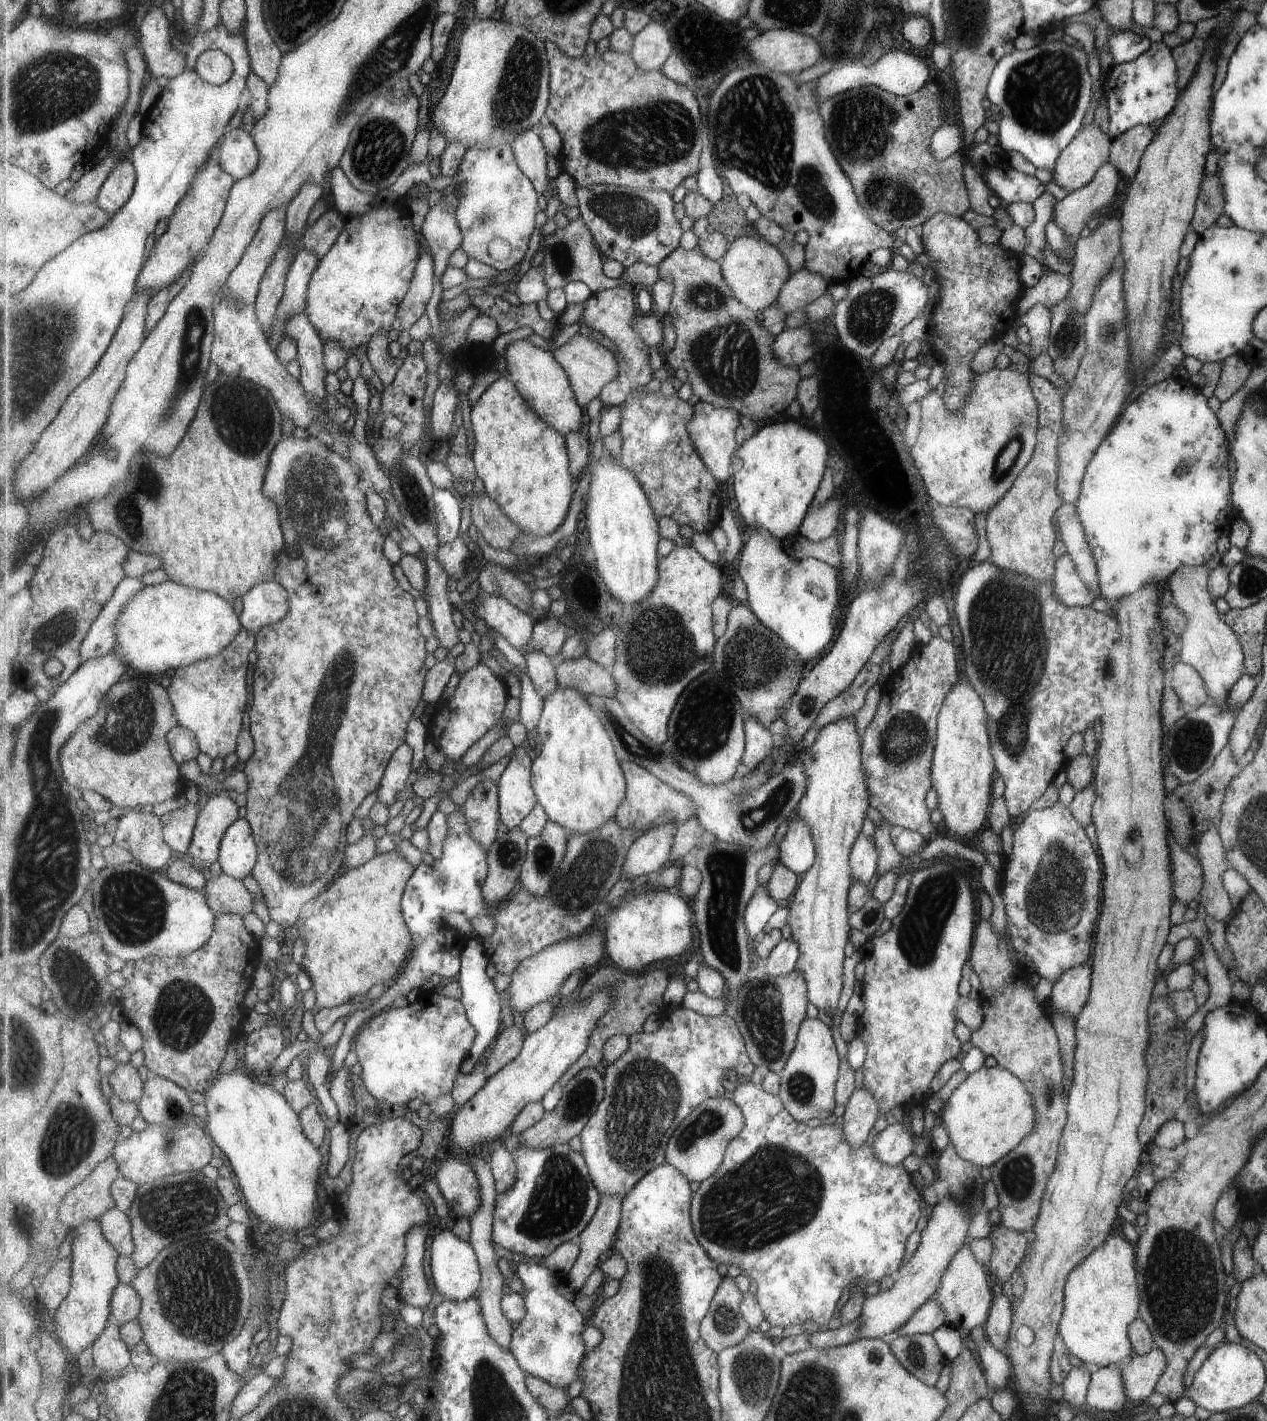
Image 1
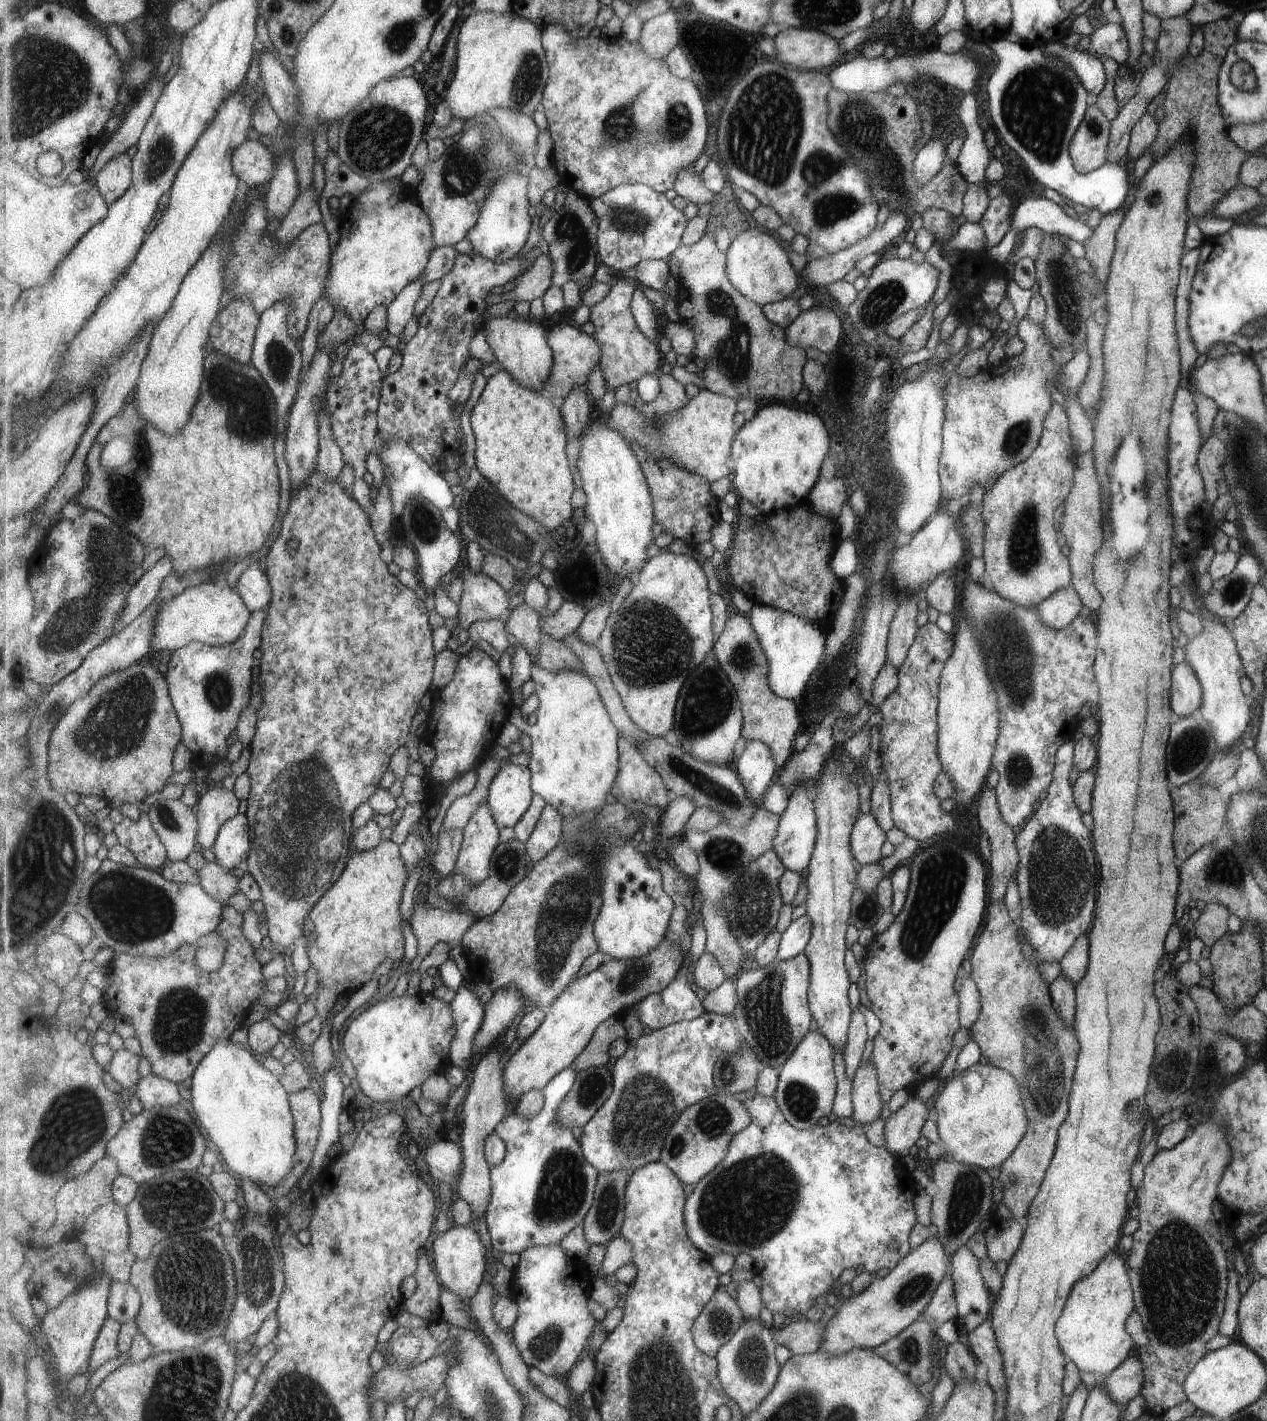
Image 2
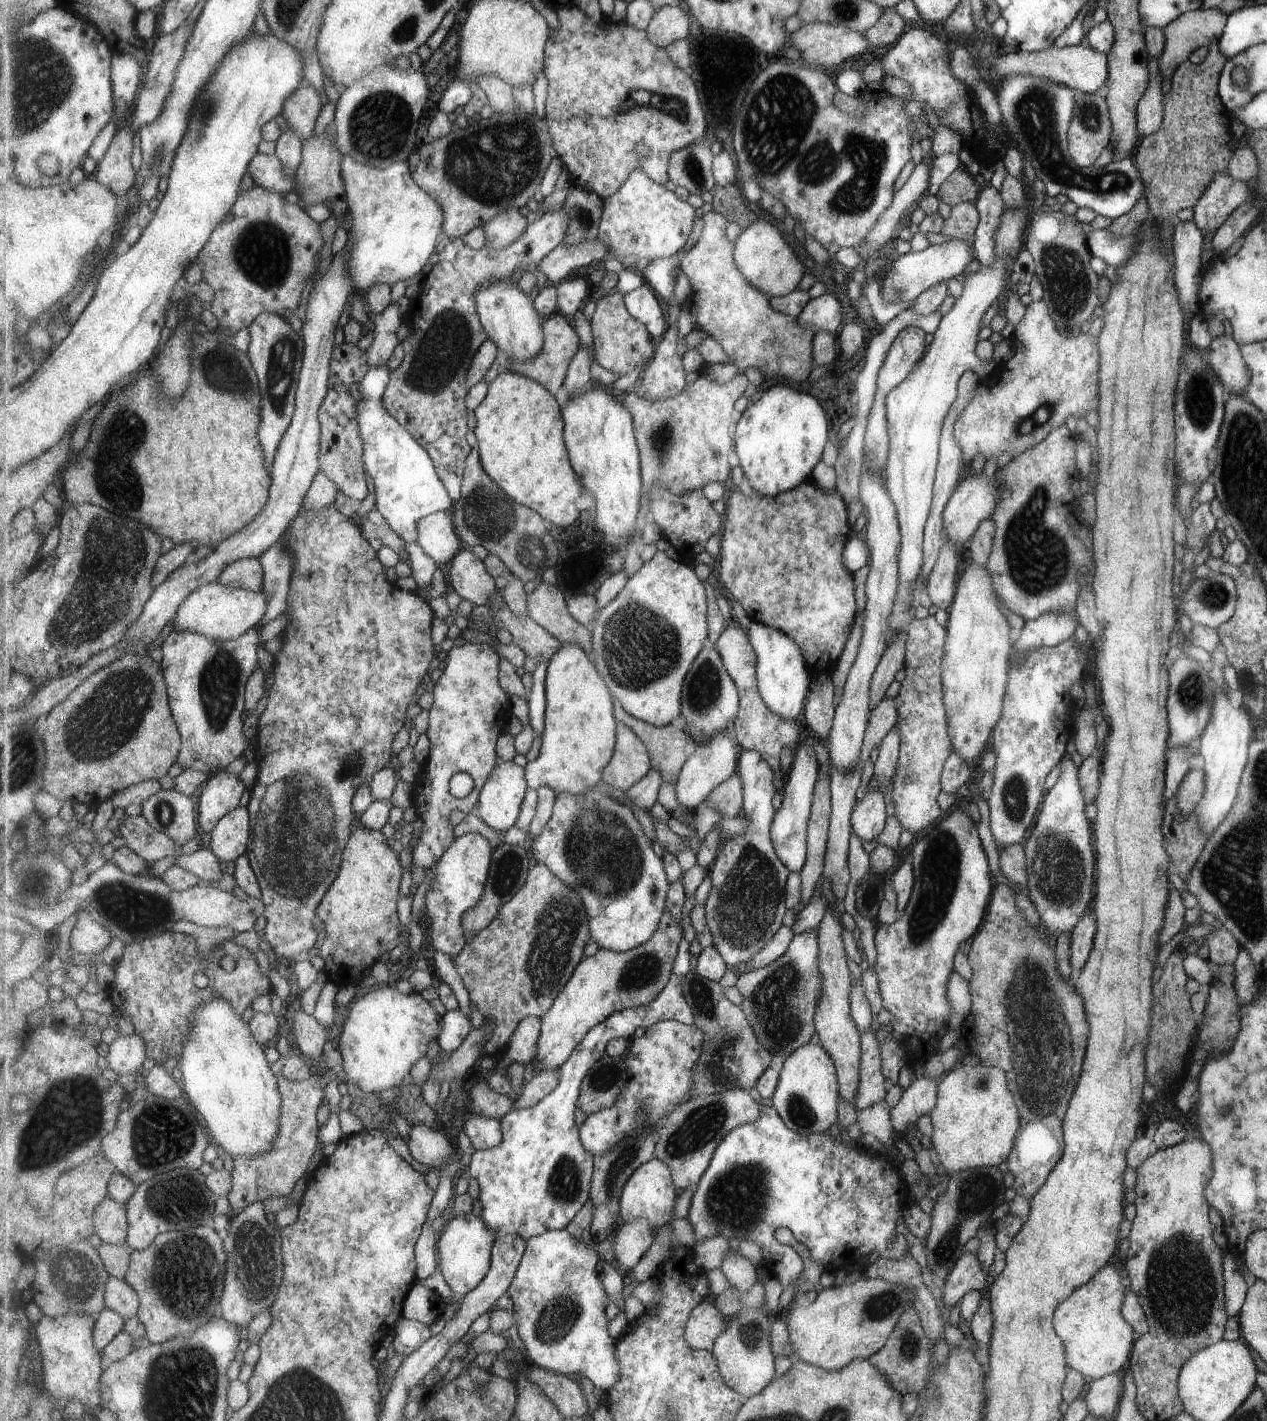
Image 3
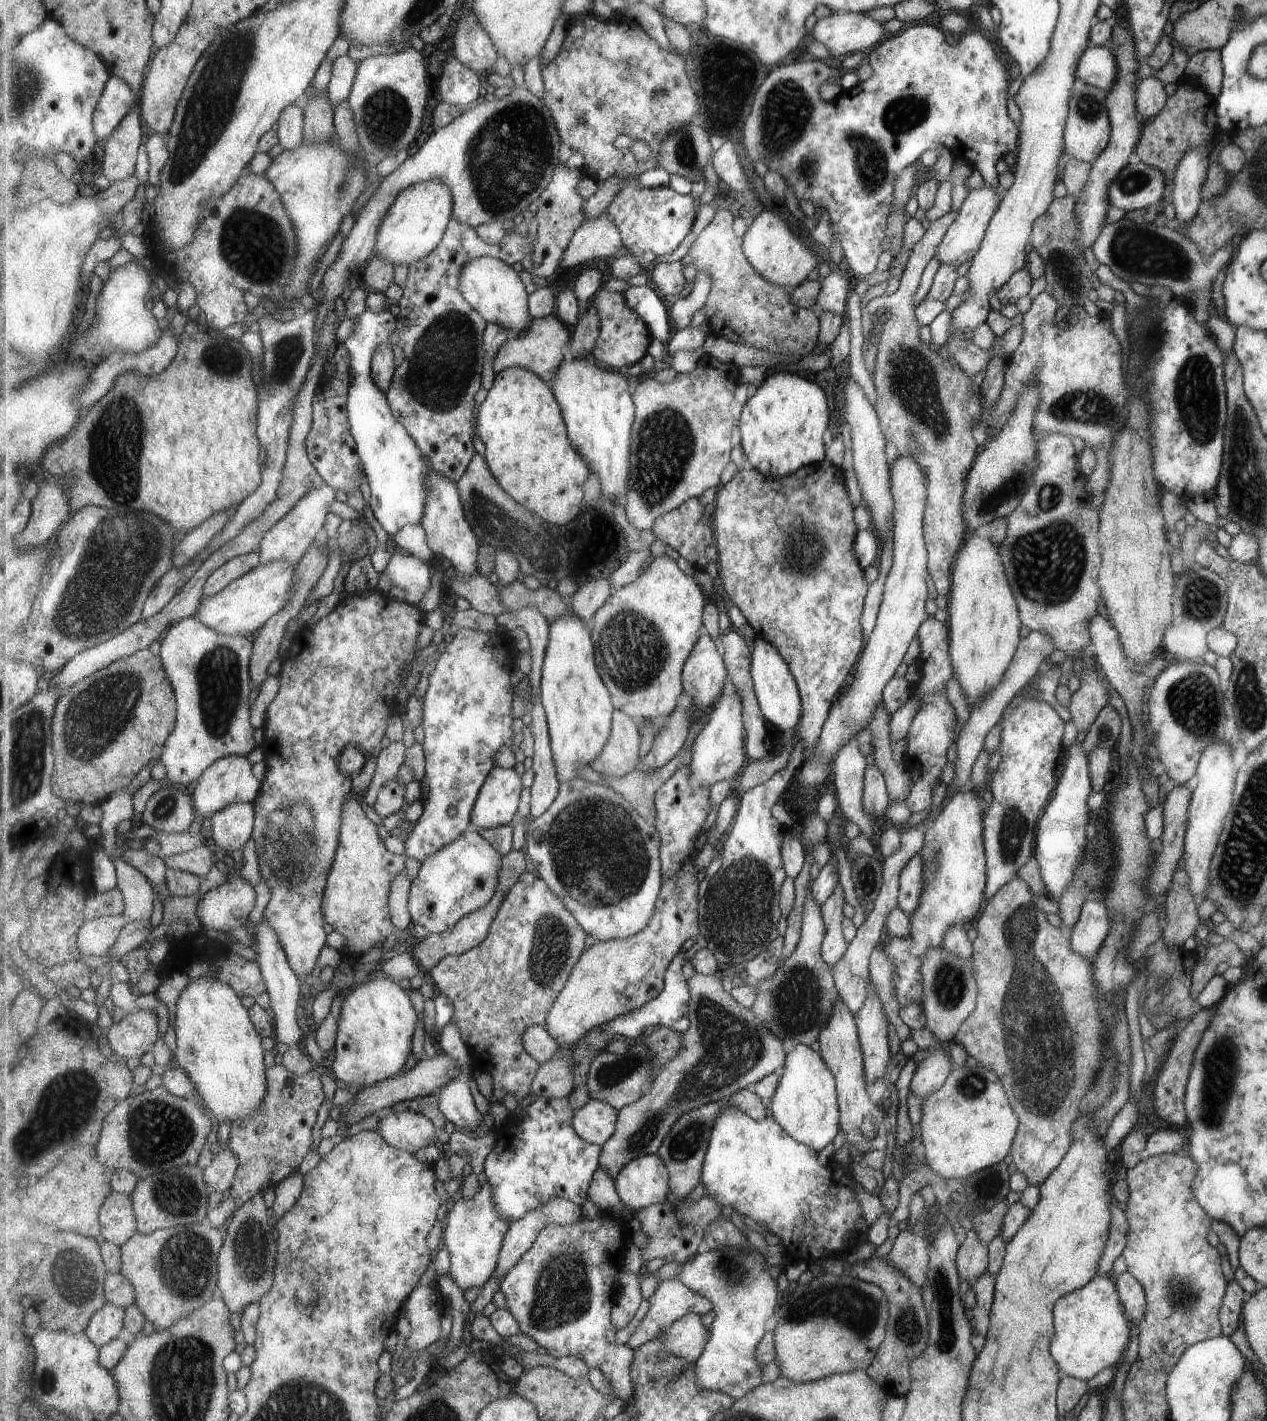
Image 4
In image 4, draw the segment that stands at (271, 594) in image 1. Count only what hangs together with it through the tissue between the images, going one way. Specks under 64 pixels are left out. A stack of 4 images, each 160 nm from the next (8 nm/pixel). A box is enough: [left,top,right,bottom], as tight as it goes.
[202,549,261,600]

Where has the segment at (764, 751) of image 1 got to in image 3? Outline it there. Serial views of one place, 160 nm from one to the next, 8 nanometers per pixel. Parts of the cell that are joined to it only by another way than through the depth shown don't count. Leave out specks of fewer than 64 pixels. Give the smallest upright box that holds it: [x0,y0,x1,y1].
[705,749,790,965]

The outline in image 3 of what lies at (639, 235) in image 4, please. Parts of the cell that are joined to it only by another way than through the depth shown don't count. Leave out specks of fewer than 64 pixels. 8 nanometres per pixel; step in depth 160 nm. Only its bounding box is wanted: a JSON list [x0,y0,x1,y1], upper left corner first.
[598,168,696,261]

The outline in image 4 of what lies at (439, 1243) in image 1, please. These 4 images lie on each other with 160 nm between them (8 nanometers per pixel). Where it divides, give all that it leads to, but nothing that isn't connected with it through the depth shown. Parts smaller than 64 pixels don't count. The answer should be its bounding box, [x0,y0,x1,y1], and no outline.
[441,1182,513,1291]

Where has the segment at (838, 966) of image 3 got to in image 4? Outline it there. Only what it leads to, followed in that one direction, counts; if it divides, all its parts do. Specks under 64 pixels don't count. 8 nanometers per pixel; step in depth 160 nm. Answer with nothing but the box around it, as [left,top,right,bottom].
[816,996,887,1153]

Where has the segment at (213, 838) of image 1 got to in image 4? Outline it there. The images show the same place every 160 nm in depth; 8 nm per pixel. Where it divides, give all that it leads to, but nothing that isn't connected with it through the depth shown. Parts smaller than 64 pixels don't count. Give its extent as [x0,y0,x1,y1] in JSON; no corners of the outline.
[192,756,262,818]

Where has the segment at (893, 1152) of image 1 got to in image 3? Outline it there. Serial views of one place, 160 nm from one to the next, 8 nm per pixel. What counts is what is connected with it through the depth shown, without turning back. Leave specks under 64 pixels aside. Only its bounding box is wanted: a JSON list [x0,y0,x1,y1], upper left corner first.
[889,1074,939,1137]

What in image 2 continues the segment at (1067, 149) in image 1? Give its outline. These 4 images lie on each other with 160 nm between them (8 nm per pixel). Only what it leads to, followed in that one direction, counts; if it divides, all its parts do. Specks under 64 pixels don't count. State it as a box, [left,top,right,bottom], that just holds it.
[1068,104,1111,174]

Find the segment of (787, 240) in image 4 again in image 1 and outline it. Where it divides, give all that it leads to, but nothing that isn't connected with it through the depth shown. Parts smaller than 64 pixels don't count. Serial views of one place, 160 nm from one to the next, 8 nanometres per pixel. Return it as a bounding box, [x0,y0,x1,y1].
[721,238,793,313]

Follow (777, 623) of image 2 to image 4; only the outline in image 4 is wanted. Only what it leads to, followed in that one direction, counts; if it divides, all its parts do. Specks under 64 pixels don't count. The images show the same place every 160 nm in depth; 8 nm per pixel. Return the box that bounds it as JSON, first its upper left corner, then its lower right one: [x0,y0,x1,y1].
[752,636,804,733]

